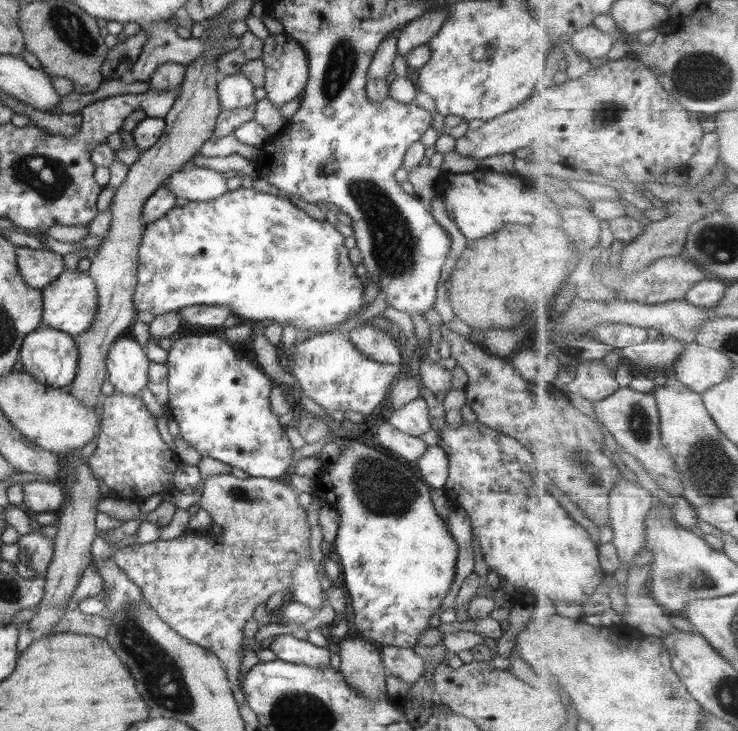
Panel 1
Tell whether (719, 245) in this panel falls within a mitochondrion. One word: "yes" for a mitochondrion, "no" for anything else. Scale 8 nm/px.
yes

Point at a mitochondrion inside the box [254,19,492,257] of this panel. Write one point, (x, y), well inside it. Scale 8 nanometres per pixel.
(343, 60)

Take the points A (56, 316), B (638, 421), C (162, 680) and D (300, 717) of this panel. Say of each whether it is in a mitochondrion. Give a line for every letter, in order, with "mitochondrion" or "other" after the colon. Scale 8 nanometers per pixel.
A: other
B: mitochondrion
C: mitochondrion
D: mitochondrion

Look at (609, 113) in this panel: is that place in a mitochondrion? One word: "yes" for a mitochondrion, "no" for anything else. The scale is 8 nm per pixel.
yes

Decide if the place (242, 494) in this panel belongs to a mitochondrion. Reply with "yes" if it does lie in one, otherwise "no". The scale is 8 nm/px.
yes

